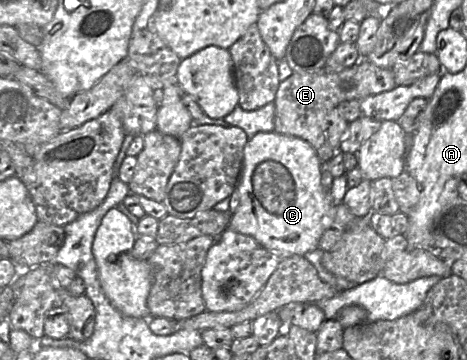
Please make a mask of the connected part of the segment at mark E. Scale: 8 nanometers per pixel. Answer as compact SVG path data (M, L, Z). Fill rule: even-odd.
M361 59L356 65L342 71L320 70L312 73L293 72L280 82L274 100L274 132L307 141L315 149L321 162L327 162L337 152L326 143L325 119L341 102L362 101L364 98L397 87L391 69L381 69Z

